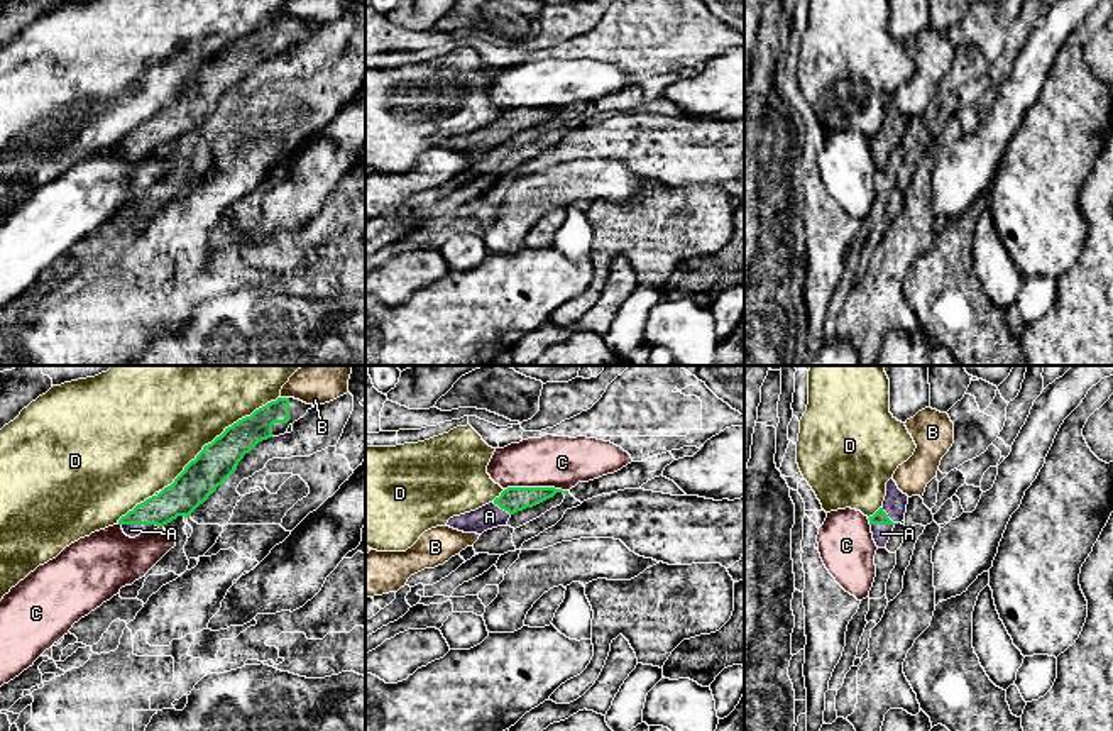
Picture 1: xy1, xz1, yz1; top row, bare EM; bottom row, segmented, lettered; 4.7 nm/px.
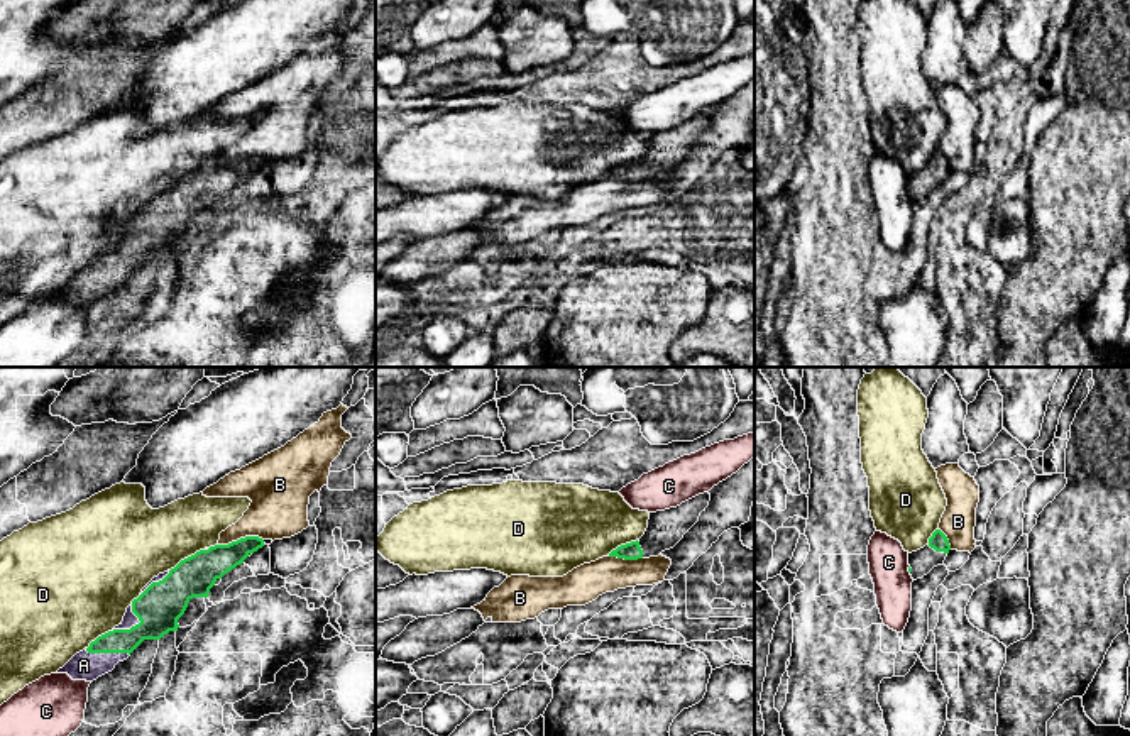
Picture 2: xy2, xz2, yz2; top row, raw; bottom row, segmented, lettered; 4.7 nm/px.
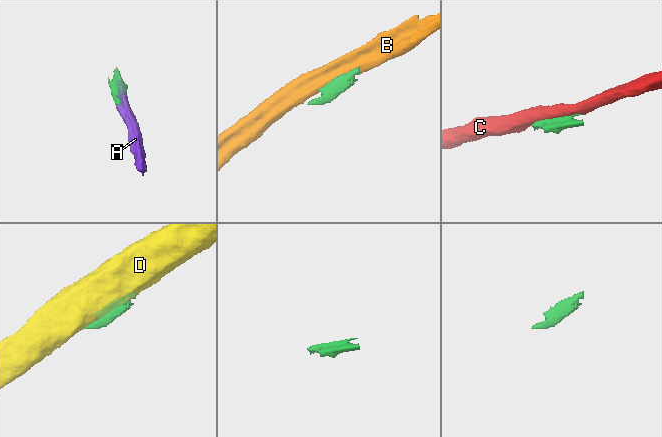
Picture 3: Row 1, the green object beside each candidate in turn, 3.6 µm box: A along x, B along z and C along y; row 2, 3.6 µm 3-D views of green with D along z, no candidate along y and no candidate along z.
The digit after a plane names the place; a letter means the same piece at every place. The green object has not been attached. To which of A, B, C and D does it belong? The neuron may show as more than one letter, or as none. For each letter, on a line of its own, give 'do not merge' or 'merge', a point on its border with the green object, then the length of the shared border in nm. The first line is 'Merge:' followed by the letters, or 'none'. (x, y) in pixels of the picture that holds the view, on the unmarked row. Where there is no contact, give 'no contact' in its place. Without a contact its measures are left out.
Merge: A
A: merge; contact xy2 (107, 273); length 220 nm
B: do not merge; contact xy2 (241, 159); length 220 nm
C: do not merge; contact xz1 (537, 109); length 300 nm
D: do not merge; contact xy1 (217, 58); length 700 nm

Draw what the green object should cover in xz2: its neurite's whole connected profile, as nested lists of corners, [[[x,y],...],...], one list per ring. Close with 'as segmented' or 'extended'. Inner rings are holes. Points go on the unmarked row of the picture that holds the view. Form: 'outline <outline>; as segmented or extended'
outline [[[699,115],[677,129],[650,134],[645,156],[631,164],[621,166],[609,174],[624,181],[658,178],[673,169],[683,156],[699,142],[699,137],[709,127],[710,115]]]; extended

